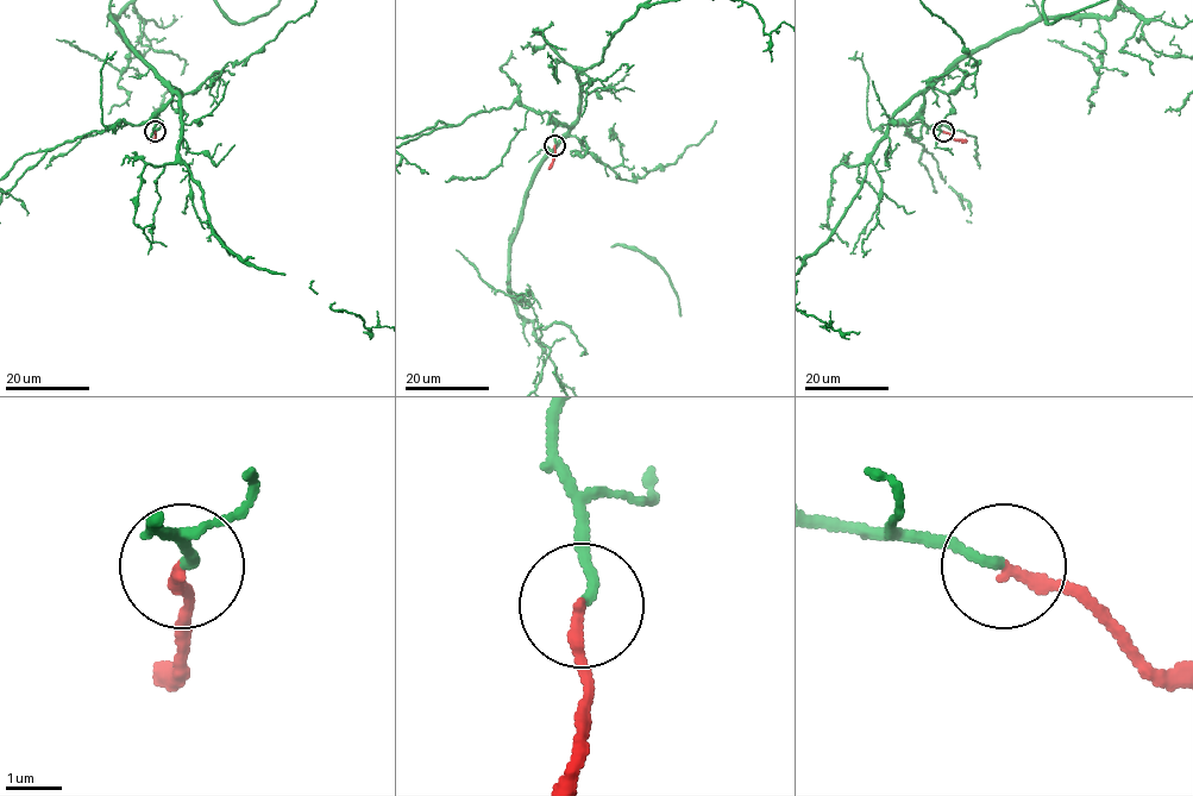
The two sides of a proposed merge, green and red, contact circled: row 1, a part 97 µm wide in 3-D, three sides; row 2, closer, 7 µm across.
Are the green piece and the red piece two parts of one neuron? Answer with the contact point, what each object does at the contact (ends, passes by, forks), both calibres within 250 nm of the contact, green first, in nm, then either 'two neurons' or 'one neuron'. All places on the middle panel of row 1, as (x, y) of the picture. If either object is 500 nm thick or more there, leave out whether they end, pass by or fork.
at (554, 145); green ends there; red ends there; 170 nm thick on the green side, 200 nm on the other; one neuron

